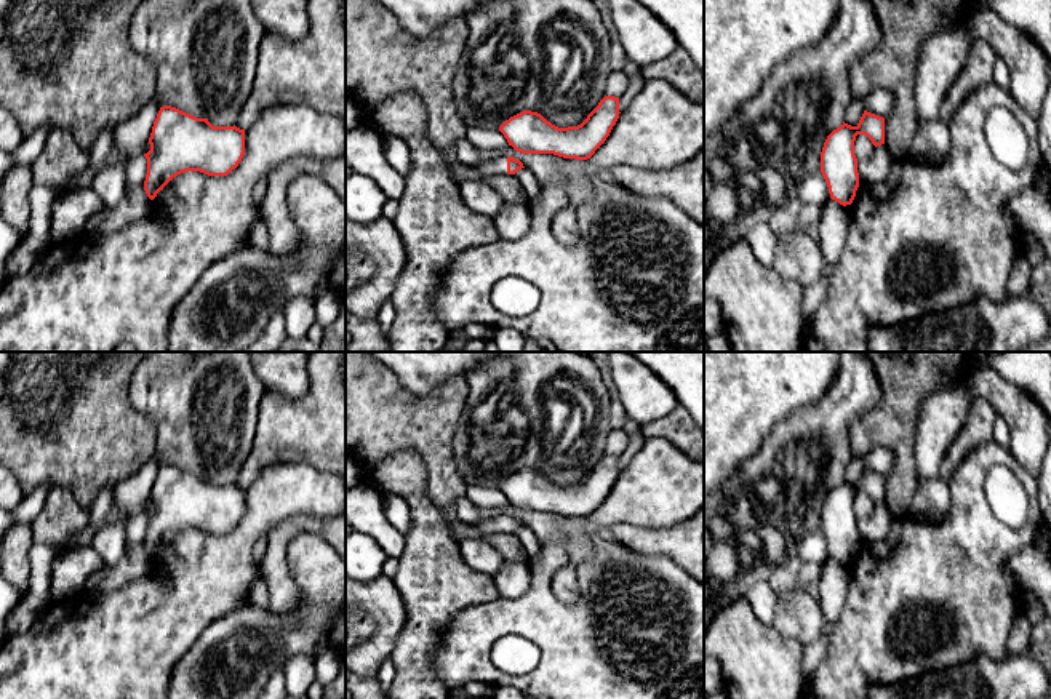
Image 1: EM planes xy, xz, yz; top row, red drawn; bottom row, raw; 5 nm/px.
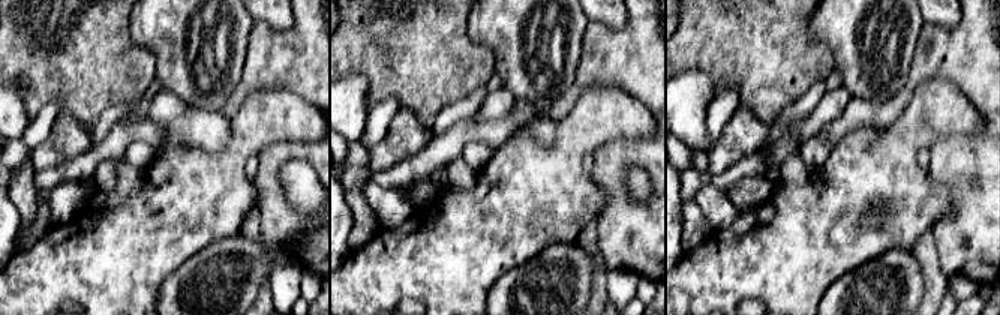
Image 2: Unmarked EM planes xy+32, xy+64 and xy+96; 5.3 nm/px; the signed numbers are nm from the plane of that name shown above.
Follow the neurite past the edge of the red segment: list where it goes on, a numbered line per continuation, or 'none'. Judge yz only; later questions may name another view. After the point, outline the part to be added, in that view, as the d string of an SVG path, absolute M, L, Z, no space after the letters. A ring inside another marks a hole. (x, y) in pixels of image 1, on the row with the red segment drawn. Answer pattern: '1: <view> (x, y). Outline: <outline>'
1: yz (834, 224). Outline: M830 200L824 206L819 226L816 229L819 234L819 243L822 246L825 266L822 278L805 288L803 301L800 306L801 334L808 331L813 322L813 315L824 299L825 290L829 286L829 278L845 248L849 224L851 214L845 211L843 205Z

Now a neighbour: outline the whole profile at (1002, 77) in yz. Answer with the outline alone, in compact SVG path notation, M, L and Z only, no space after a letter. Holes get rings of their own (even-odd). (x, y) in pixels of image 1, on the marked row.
M998 56L993 67L993 82L1006 91L1011 91L1011 74L1006 62Z

